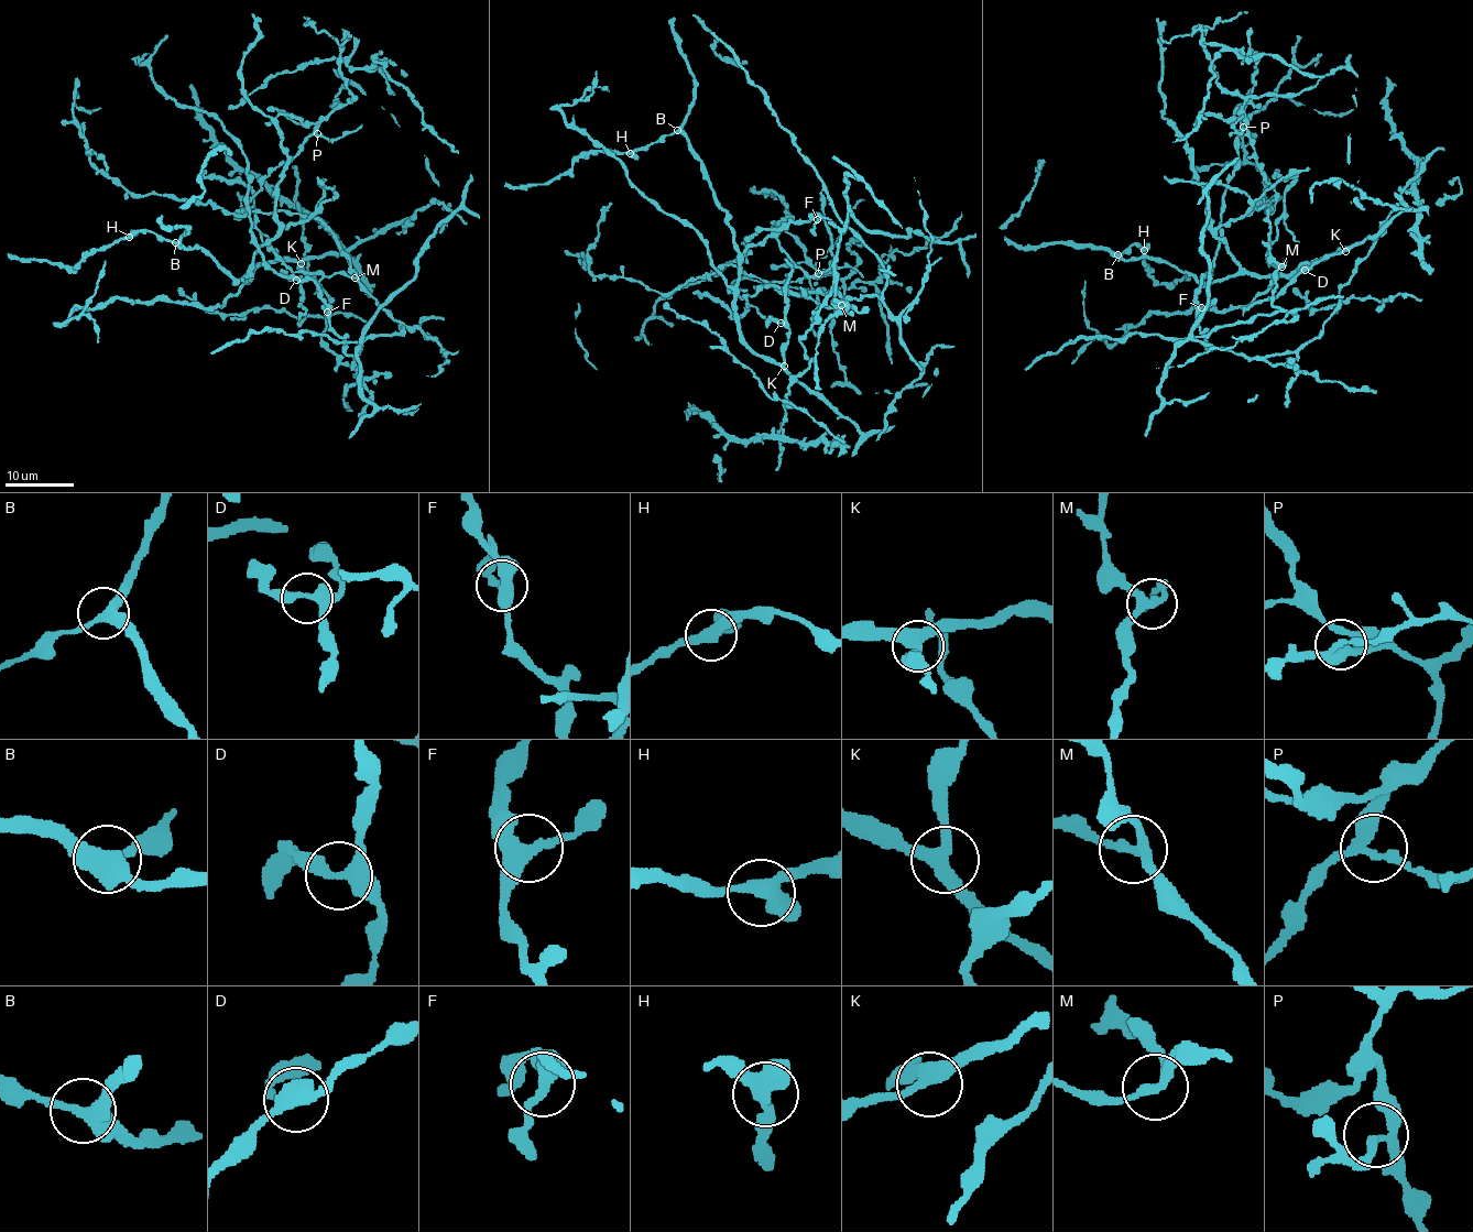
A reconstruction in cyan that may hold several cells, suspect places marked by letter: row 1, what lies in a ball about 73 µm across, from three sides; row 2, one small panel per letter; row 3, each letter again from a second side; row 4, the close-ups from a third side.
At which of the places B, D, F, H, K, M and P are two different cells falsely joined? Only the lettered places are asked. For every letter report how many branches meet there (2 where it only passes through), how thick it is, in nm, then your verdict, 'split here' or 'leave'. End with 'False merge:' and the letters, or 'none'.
B: 3 branches meet; 380 nm thick; leave
D: 3 branches meet; 360 nm thick; leave
F: 3 branches meet; 400 nm thick; leave
H: 3 branches meet; 380 nm thick; leave
K: 3 branches meet; 360 nm thick; leave
M: 3 branches meet; 240 nm thick; leave
P: 3 branches meet; 200 nm thick; leave
False merge: none

